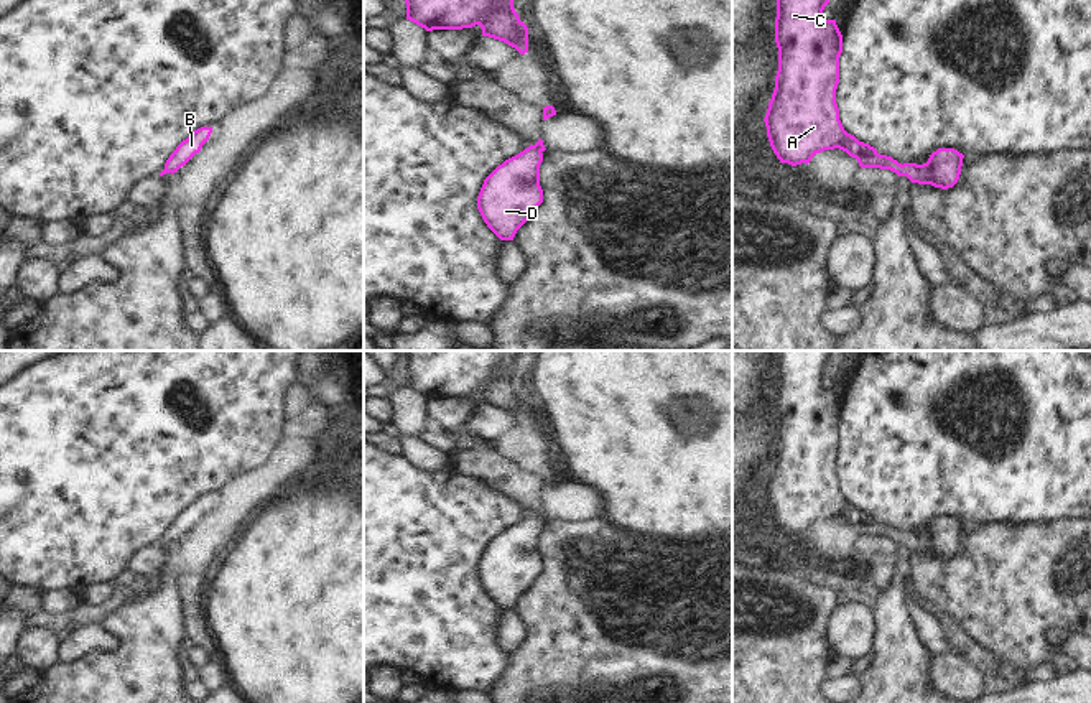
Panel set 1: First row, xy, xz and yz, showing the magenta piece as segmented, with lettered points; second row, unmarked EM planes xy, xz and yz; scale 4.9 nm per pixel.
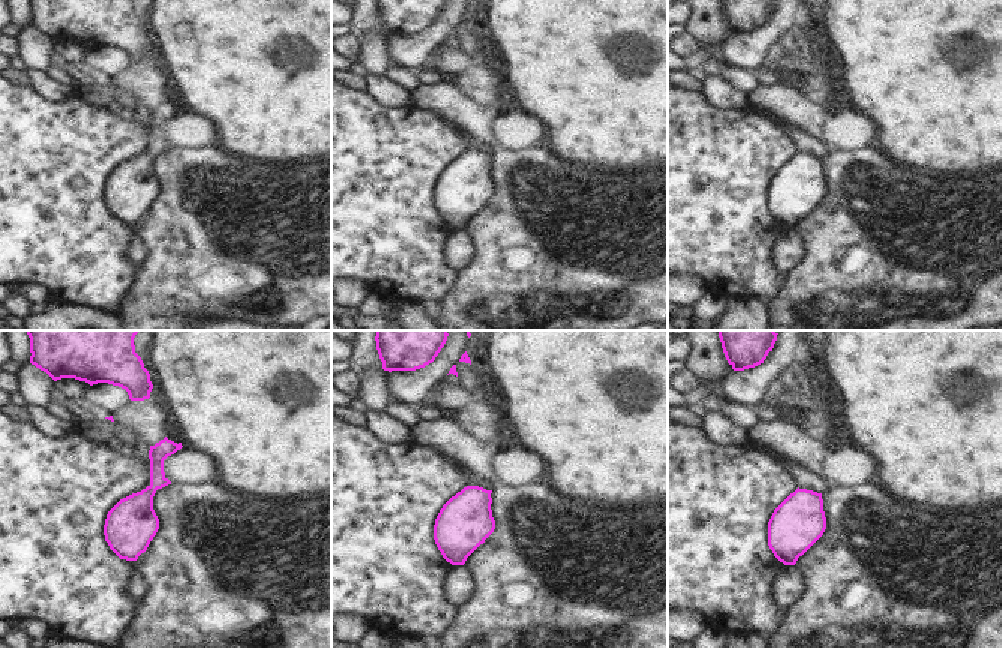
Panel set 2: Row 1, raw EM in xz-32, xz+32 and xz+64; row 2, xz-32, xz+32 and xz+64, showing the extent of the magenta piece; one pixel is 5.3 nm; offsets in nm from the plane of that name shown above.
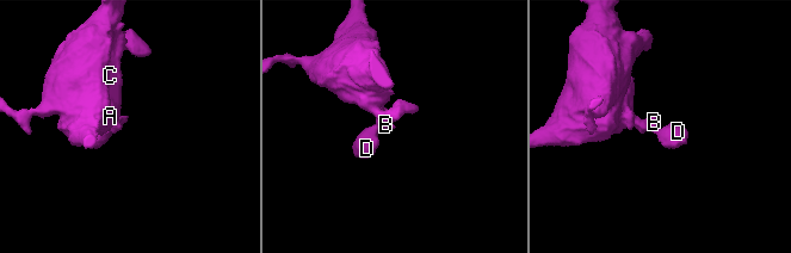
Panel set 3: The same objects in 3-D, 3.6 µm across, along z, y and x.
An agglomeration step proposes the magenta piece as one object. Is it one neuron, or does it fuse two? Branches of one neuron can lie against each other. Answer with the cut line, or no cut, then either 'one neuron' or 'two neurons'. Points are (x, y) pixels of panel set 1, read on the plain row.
no cut; one neuron

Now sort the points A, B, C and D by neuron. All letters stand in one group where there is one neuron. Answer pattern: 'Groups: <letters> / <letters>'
Groups: A B C D.

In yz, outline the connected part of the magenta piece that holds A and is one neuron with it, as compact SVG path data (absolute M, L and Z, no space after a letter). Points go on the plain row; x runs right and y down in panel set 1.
M773 351L778 440L764 487L773 522L780 532L796 535L801 532L808 533L816 522L839 517L856 527L861 537L890 538L897 545L907 545L912 552L931 553L941 558L953 556L959 548L964 527L958 519L938 517L923 533L902 533L892 525L880 524L874 515L859 510L844 499L836 473L843 403L836 389L826 389L823 384L824 375L829 372L831 354L833 351Z

